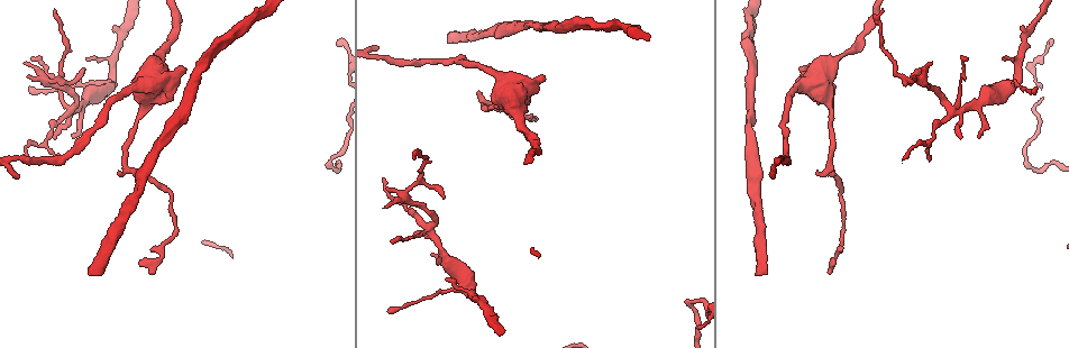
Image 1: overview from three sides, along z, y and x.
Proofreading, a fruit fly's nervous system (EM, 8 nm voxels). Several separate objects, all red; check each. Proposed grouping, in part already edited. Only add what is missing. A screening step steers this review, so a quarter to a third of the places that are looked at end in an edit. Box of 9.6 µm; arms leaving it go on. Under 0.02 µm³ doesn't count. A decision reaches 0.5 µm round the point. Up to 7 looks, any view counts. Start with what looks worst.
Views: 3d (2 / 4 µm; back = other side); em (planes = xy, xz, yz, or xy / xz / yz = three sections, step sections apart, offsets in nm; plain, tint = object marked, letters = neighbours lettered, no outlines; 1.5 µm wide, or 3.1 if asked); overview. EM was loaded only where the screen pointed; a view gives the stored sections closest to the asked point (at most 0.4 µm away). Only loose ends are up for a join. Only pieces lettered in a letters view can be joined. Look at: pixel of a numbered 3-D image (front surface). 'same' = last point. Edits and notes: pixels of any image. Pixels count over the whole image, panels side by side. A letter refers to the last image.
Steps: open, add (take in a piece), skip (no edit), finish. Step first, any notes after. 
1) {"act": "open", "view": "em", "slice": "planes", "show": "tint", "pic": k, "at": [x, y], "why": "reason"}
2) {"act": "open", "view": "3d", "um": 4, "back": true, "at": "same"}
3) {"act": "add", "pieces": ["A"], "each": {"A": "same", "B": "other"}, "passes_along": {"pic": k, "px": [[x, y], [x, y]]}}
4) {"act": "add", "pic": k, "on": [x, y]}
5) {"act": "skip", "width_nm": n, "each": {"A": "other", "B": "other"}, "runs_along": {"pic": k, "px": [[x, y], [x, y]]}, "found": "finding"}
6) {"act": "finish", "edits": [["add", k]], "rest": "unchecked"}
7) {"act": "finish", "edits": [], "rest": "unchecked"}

{"act": "open", "view": "em", "slice": "xy", "step": 4, "show": "plain", "pic": 1, "at": [91, 275], "why": "long arm stops here"}

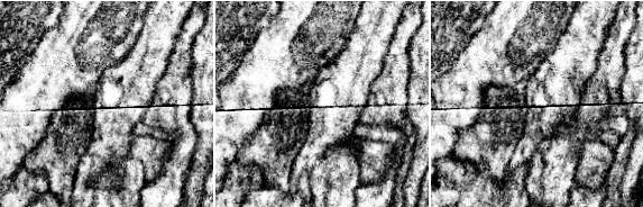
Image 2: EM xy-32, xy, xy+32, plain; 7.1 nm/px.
{"act": "open", "view": "em", "slice": "xy", "step": 4, "show": "letters", "at": "same"}

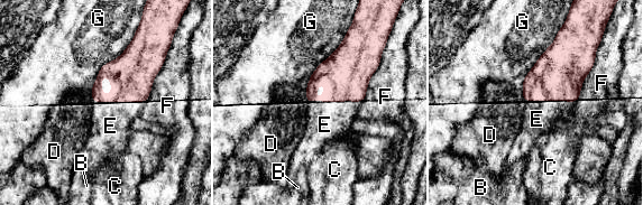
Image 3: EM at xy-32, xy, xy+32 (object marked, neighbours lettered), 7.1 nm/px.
{"act": "add", "pieces": ["E"], "each": {"B": "other", "C": "other", "D": "other", "E": "same", "F": "other", "G": "other"}, "found": "it goes on there"}

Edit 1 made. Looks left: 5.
{"act": "open", "view": "em", "slice": "yz", "step": 8, "show": "letters", "pic": 1, "at": [184, 70], "why": "an open end"}

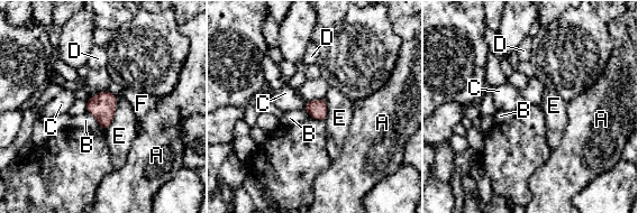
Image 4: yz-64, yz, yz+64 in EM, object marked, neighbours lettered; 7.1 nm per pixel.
{"act": "open", "view": "em", "slice": "planes", "show": "letters", "at": "same"}

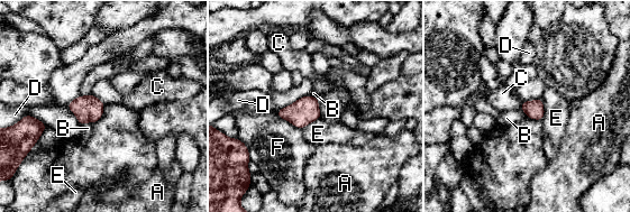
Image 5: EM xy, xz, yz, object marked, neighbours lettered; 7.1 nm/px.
{"act": "skip", "each": {"A": "other", "B": "other", "C": "other", "D": "other", "E": "other", "F": "other"}, "border": {"pic": 5, "px": [[93, 122], [84, 122], [80, 126]]}, "found": "none of them fits"}

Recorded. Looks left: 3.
{"act": "open", "view": "em", "slice": "planes", "show": "letters", "pic": 1, "at": [965, 59], "why": "tapers out"}

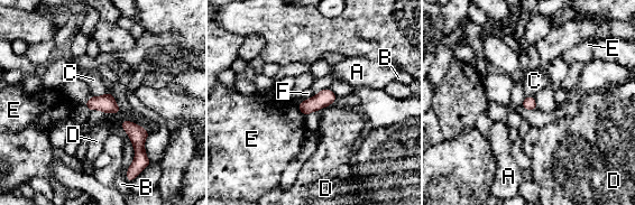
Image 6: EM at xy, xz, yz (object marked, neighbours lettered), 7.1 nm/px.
{"act": "skip", "each": {"A": "other", "B": "other", "C": "other", "D": "other", "E": "other", "F": "other"}, "border": {"pic": 6, "px": [[120, 121], [132, 121], [141, 127]]}, "found": "no lettered piece goes on from it"}

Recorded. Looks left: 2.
{"act": "finish", "edits": [["add", 3]], "rest": "unchecked"}

